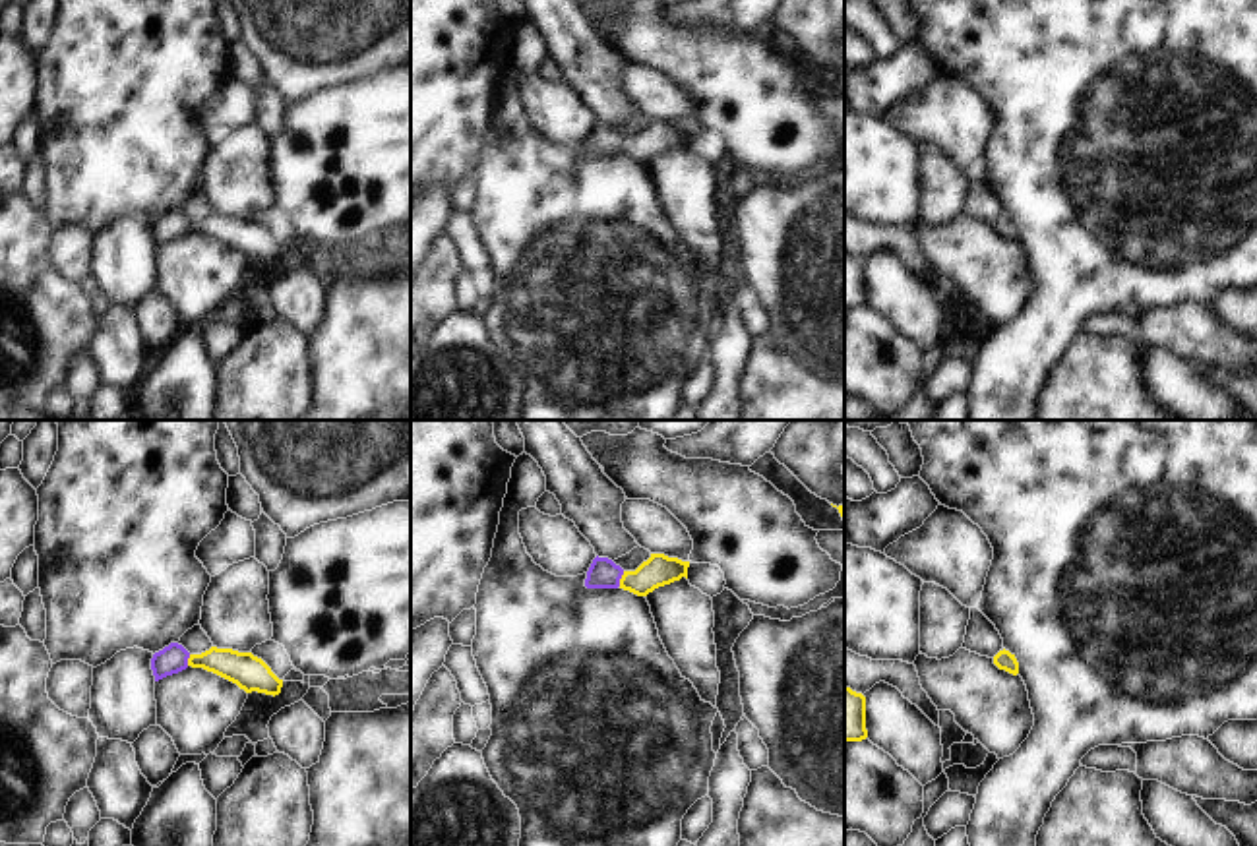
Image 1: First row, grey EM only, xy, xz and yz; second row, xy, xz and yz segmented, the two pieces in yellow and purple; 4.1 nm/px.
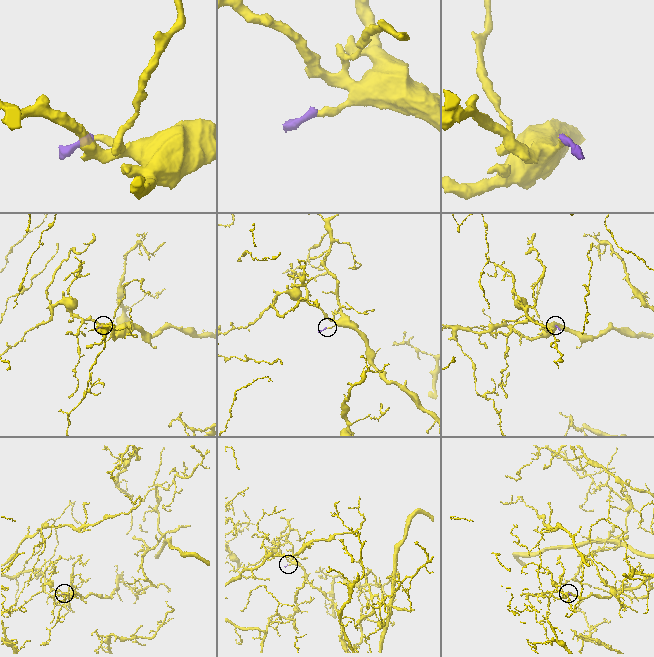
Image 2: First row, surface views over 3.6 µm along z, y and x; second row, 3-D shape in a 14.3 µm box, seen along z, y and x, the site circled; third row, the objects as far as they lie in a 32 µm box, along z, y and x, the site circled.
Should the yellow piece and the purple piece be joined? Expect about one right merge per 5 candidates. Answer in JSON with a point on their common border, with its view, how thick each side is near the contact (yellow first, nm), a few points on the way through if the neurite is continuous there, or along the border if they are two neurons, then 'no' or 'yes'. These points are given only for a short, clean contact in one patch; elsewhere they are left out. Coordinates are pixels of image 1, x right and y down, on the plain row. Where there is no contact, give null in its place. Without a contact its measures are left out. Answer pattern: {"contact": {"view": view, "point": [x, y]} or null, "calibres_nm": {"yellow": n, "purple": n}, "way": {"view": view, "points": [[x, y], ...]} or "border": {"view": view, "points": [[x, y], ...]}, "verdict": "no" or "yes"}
{"contact": {"view": "xz", "point": [620, 146]}, "calibres_nm": {"yellow": 140, "purple": 130}, "way": {"view": "xz", "points": [[659, 136], [643, 146], [620, 146], [603, 140]]}, "verdict": "yes"}

